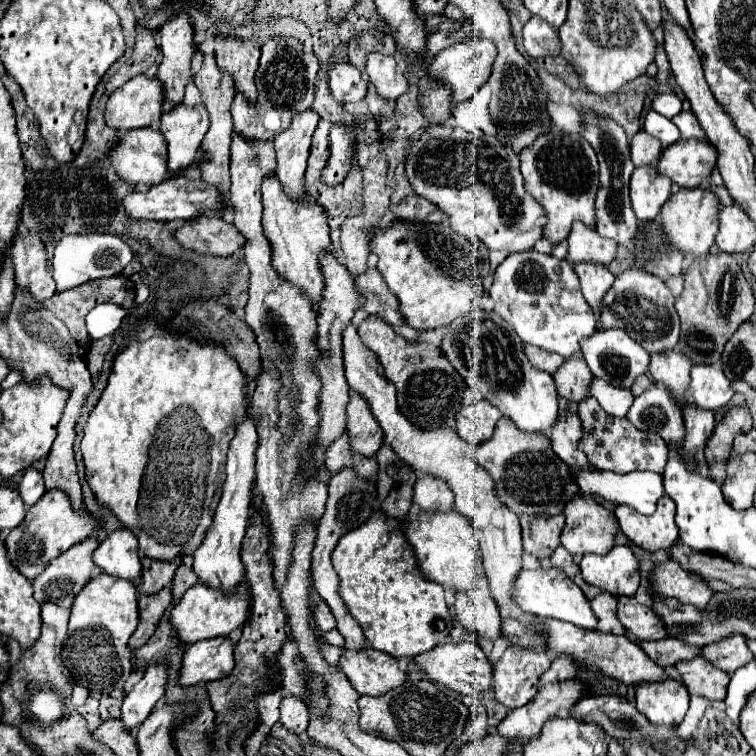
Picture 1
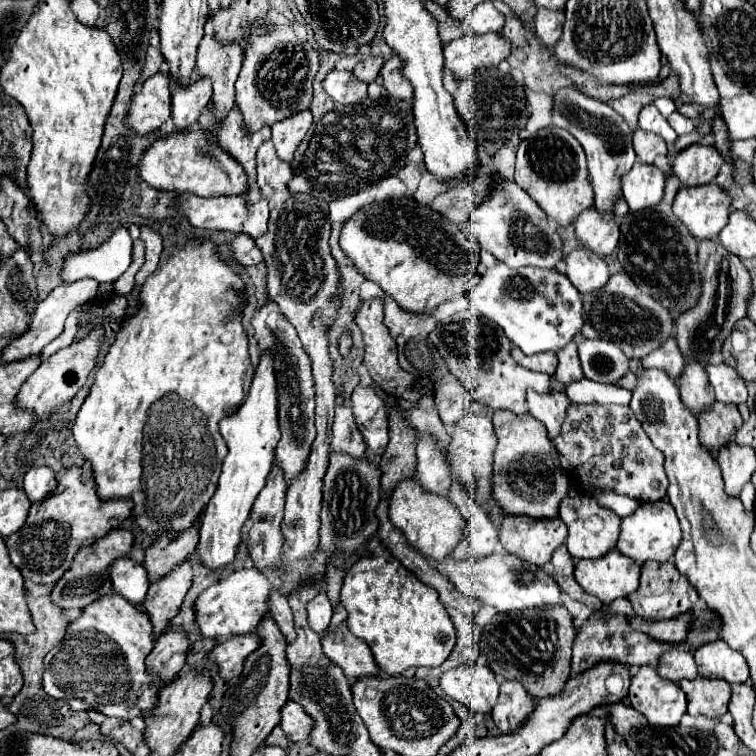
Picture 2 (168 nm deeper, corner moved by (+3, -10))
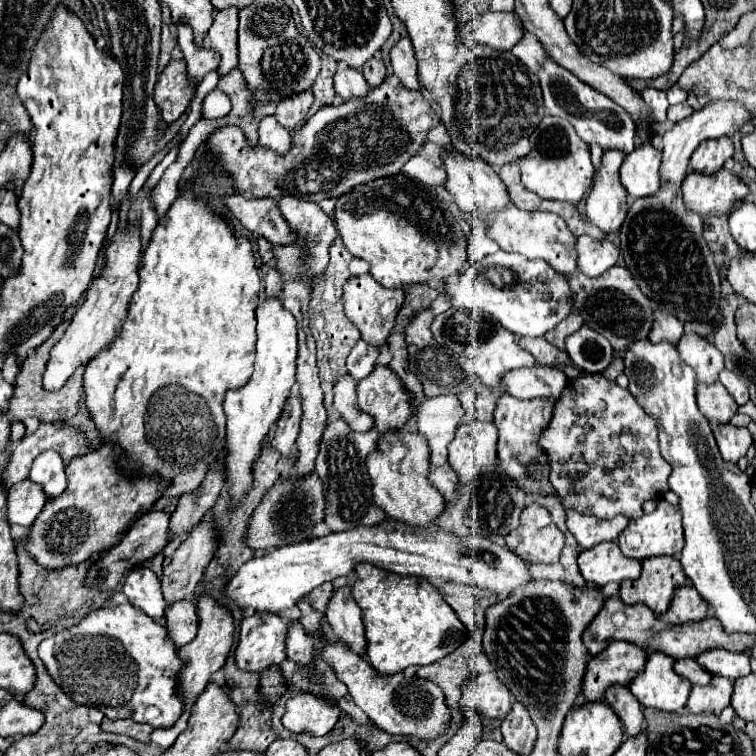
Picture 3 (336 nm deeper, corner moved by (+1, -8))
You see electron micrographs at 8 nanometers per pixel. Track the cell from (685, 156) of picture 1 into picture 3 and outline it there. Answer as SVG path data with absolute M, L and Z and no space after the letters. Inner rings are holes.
M723 136L719 140L717 138L711 138L711 140L703 140L699 144L699 148L691 156L689 166L691 166L691 170L713 174L731 156L733 156L733 142L731 142L729 136Z

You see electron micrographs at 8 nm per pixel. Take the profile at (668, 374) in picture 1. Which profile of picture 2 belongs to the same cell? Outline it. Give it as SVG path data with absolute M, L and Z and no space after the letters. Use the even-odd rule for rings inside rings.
M673 338L669 342L665 342L665 346L661 346L661 350L655 350L641 362L647 368L665 370L665 374L669 374L669 378L673 378L673 380L679 380L683 374L683 368L685 368L685 358L681 358L681 352L677 350L677 344L673 342Z

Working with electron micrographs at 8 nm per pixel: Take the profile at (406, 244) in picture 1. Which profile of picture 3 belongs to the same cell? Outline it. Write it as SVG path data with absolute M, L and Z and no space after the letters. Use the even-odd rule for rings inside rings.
M405 174L383 176L351 188L351 192L337 198L335 224L343 238L345 248L363 258L369 264L371 276L385 288L409 288L415 282L429 282L433 278L445 280L451 274L459 274L467 262L467 238L457 218L445 204L439 204L435 188L421 184Z

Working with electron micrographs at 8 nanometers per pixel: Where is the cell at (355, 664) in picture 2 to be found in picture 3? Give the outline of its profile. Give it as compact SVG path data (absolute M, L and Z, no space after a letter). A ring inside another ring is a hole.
M349 584L333 590L325 616L327 616L329 626L333 628L333 634L341 642L345 642L355 654L363 656L367 648L365 626L363 626L361 608L355 604Z

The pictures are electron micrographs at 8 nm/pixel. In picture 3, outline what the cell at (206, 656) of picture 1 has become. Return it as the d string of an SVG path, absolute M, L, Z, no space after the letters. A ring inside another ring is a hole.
M255 612L243 618L239 648L235 652L241 670L263 672L287 660L285 636L289 620L273 612Z

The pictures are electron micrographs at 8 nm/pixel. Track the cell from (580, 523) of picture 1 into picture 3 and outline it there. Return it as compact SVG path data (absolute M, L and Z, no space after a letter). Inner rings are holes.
M567 512L567 528L577 538L581 550L593 548L599 542L615 542L627 524L629 520L625 516L599 520L595 516L579 516L579 512Z

